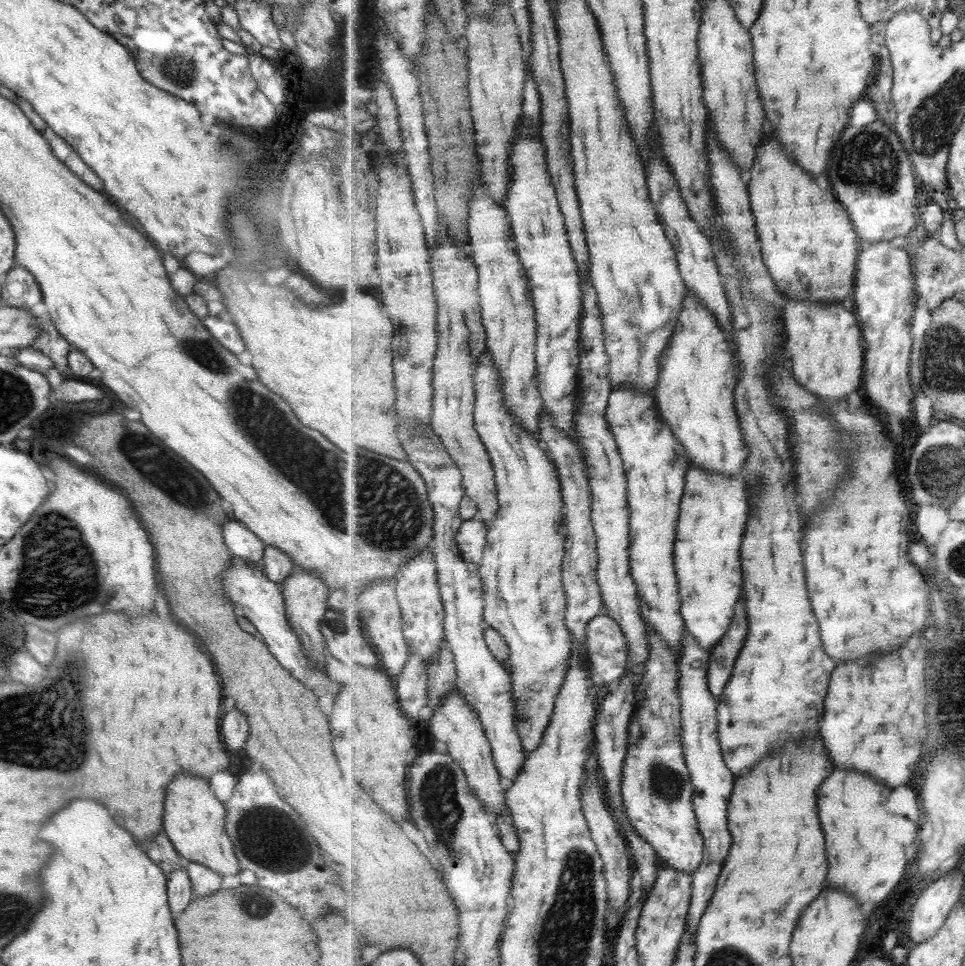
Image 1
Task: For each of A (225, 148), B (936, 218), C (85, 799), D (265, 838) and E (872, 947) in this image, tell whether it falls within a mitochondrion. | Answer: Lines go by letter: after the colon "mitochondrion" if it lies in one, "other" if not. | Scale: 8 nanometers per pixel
A: mitochondrion
B: other
C: other
D: mitochondrion
E: other

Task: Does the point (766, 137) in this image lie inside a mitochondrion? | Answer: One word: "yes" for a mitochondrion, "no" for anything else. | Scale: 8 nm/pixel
no

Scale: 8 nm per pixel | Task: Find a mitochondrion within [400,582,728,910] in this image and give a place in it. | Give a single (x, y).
(437, 803)

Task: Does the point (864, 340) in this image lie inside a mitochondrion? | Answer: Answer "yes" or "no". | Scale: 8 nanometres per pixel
no

